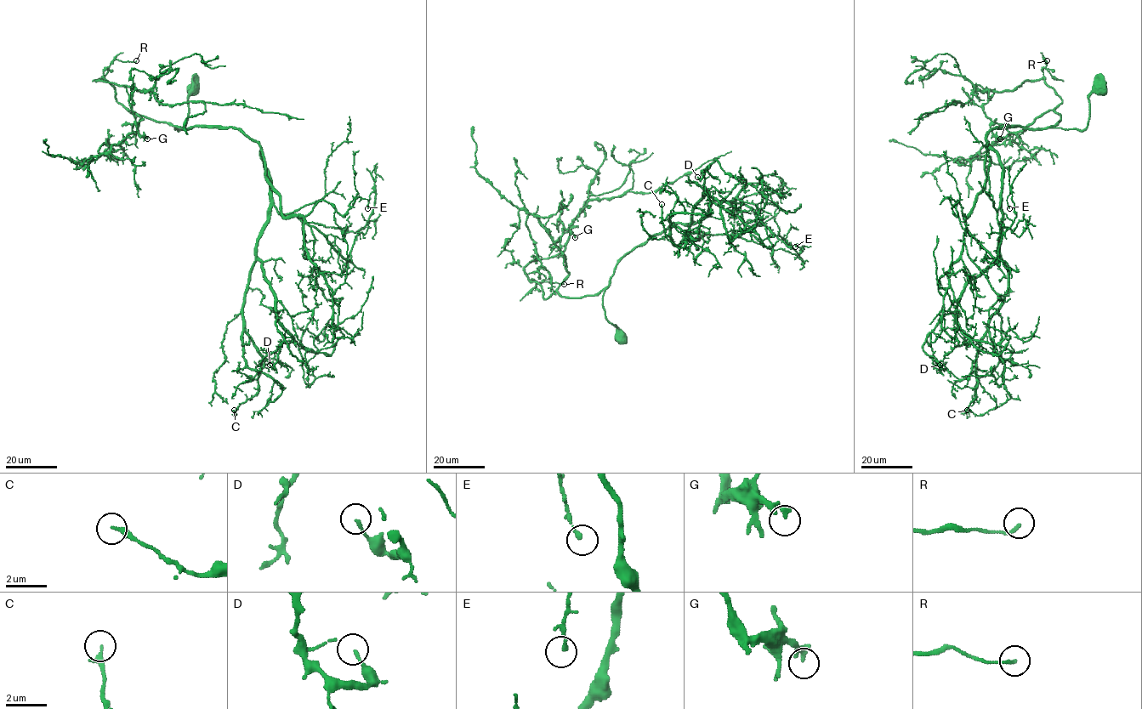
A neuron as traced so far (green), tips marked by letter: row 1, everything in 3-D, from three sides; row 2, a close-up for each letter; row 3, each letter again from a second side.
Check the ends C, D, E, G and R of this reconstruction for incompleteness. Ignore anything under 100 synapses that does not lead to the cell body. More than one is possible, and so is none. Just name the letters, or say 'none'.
none

